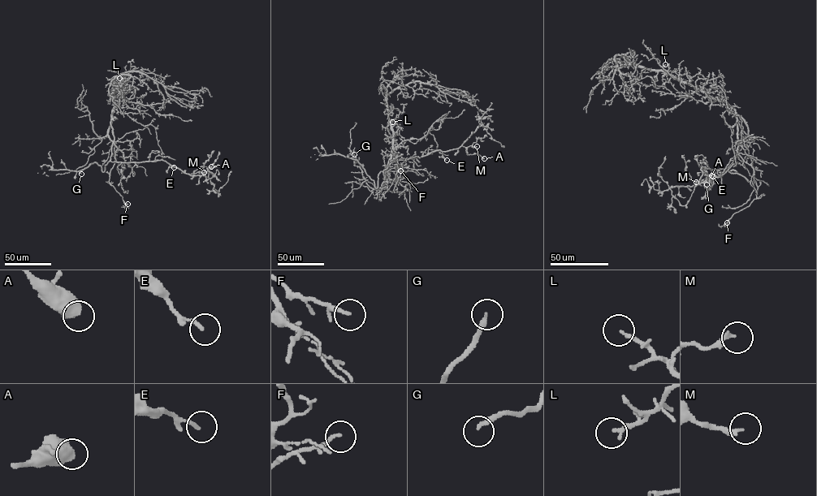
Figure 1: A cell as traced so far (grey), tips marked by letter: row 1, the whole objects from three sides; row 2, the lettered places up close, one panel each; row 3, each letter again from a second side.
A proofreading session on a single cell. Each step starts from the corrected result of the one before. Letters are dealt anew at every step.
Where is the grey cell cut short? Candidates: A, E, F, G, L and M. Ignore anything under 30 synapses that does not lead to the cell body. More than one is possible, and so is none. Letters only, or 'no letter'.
G

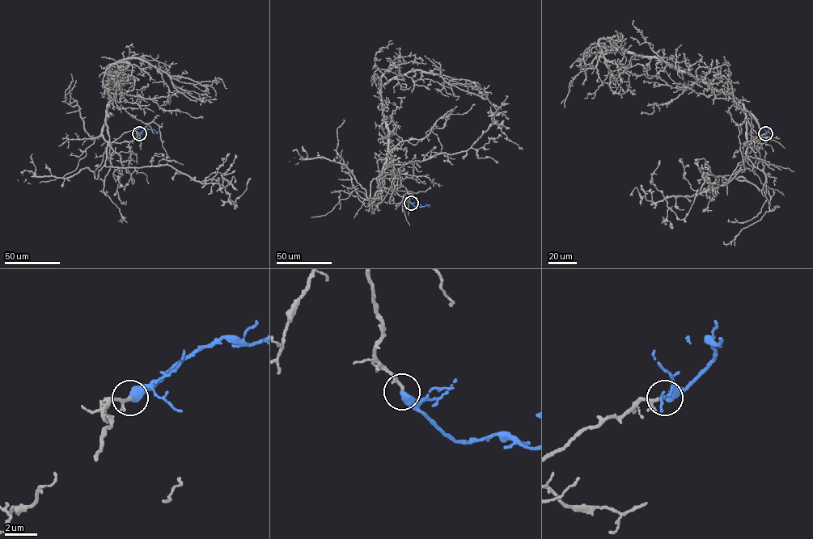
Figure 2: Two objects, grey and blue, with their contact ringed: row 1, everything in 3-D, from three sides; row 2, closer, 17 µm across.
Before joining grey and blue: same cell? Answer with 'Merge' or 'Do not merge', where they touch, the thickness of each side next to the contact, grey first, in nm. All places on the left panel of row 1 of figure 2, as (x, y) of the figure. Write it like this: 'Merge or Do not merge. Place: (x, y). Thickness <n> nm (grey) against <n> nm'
Merge. Place: (139, 133). Thickness 120 nm (grey) against 500 nm

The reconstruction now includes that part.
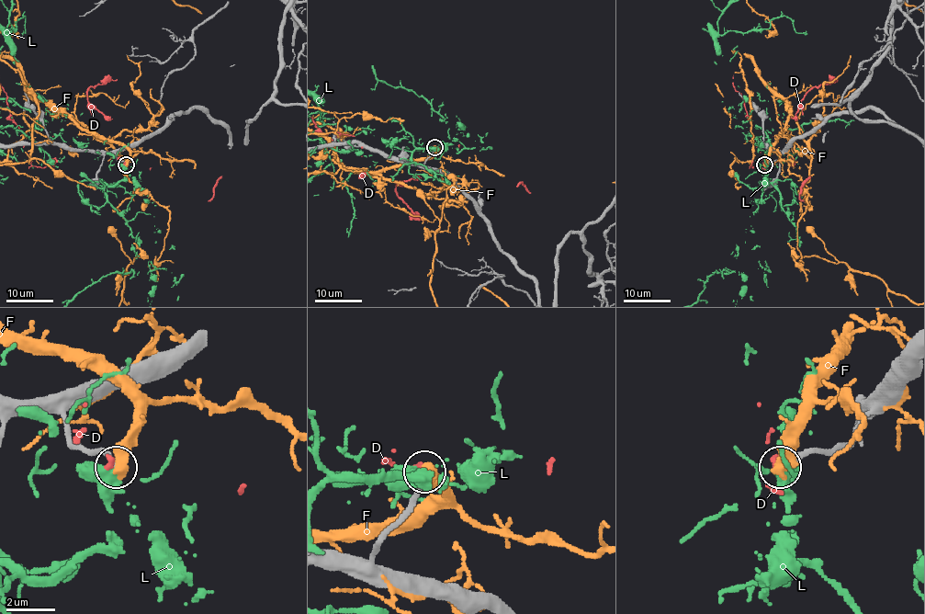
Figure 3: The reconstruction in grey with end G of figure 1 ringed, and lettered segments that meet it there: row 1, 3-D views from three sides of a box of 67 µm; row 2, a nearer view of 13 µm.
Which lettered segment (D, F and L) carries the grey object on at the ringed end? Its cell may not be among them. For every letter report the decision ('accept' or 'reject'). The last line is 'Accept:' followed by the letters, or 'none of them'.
D: reject
F: reject
L: reject
Accept: none of them

